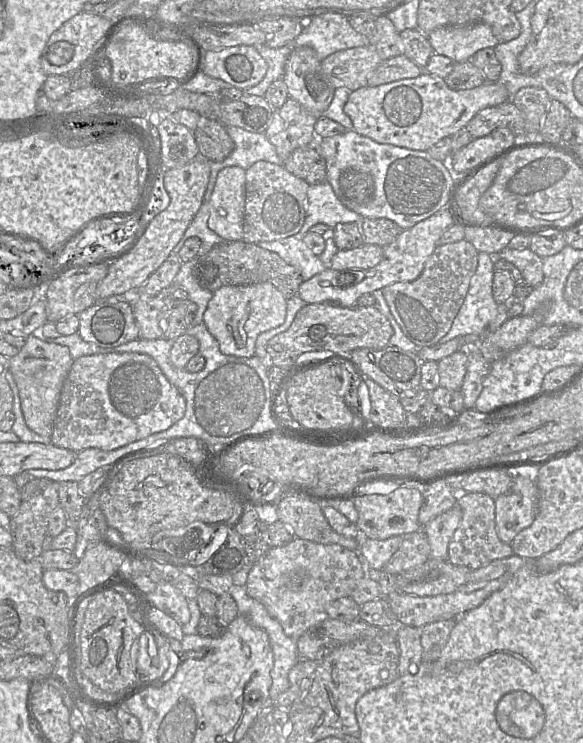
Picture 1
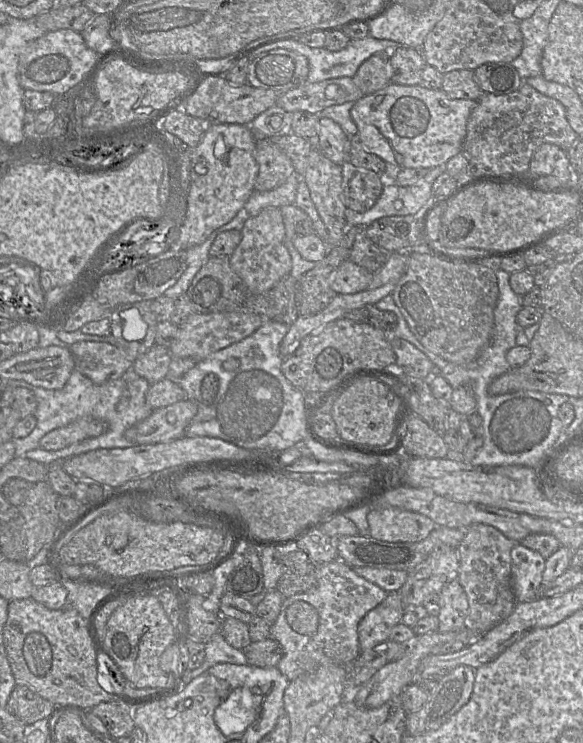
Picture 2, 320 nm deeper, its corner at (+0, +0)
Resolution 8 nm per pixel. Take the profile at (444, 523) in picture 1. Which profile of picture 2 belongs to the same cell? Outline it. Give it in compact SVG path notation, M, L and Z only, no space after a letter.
M458 579L447 583L439 593L439 632L451 632L466 627L469 603Z

